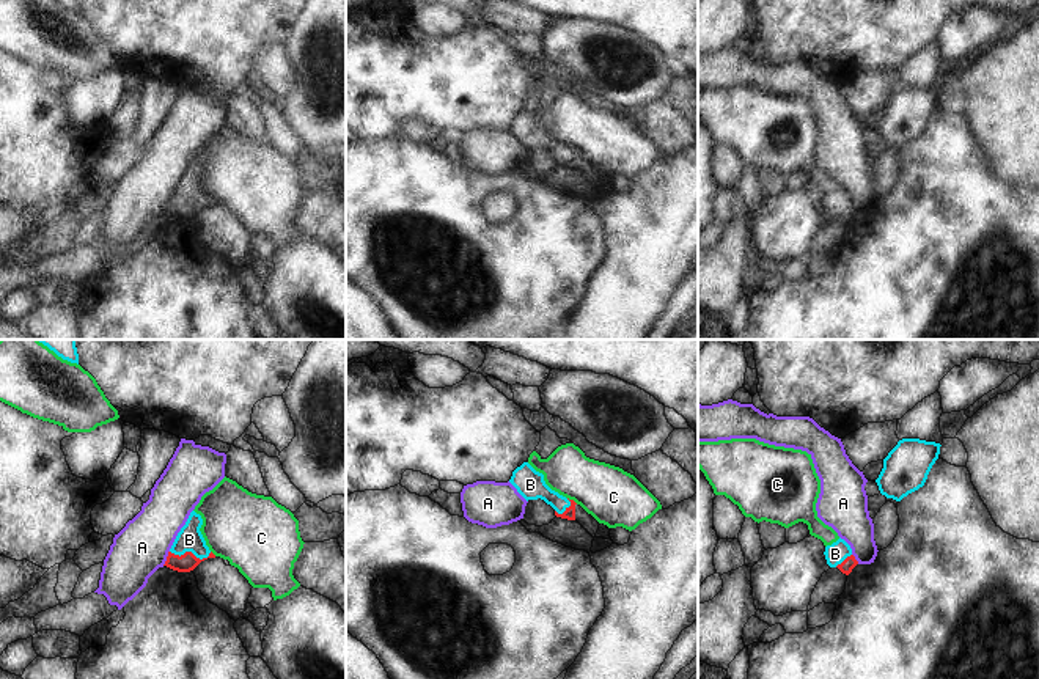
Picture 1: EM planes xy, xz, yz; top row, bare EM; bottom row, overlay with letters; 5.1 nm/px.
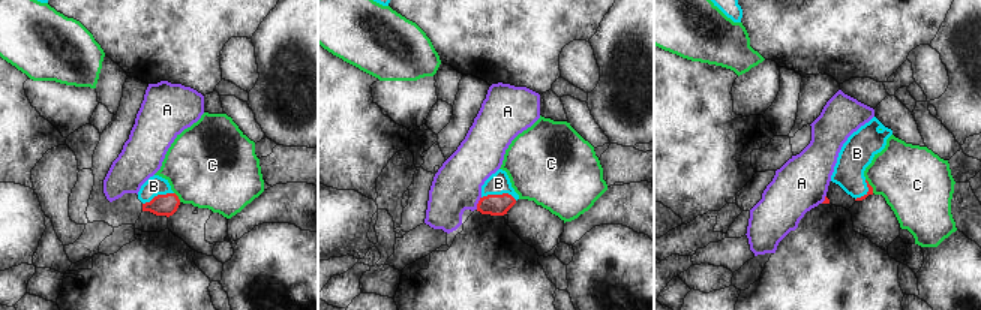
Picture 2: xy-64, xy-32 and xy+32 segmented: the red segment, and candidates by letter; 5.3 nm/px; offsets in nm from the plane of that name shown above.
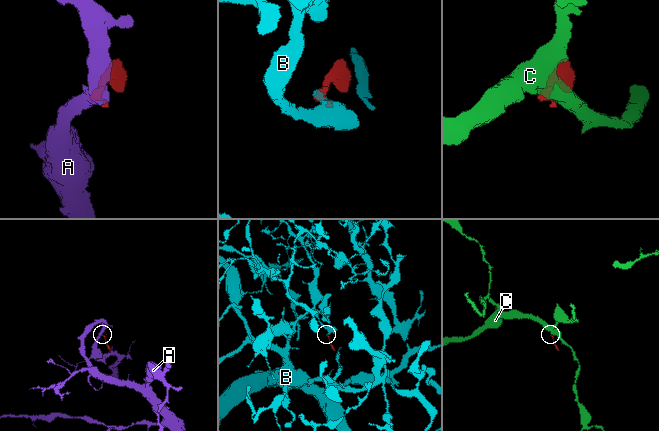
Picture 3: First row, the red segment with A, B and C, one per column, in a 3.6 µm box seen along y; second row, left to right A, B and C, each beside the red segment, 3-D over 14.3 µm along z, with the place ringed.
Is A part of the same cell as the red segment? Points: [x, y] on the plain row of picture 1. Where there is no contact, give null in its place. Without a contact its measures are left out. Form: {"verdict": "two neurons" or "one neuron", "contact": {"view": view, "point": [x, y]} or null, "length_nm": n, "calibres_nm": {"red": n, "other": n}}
{"verdict": "two neurons", "contact": {"view": "xy", "point": [167, 206]}, "length_nm": 90, "calibres_nm": {"red": 90, "other": 280}}

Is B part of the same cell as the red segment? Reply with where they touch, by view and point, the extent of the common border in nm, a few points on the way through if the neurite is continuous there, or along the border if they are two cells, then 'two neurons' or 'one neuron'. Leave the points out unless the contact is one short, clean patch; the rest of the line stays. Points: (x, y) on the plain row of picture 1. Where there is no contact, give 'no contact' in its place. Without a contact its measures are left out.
meets red in xy at (190, 200); contact 220 nm long; runs through xy (187, 209), (190, 200), (189, 187); one neuron

